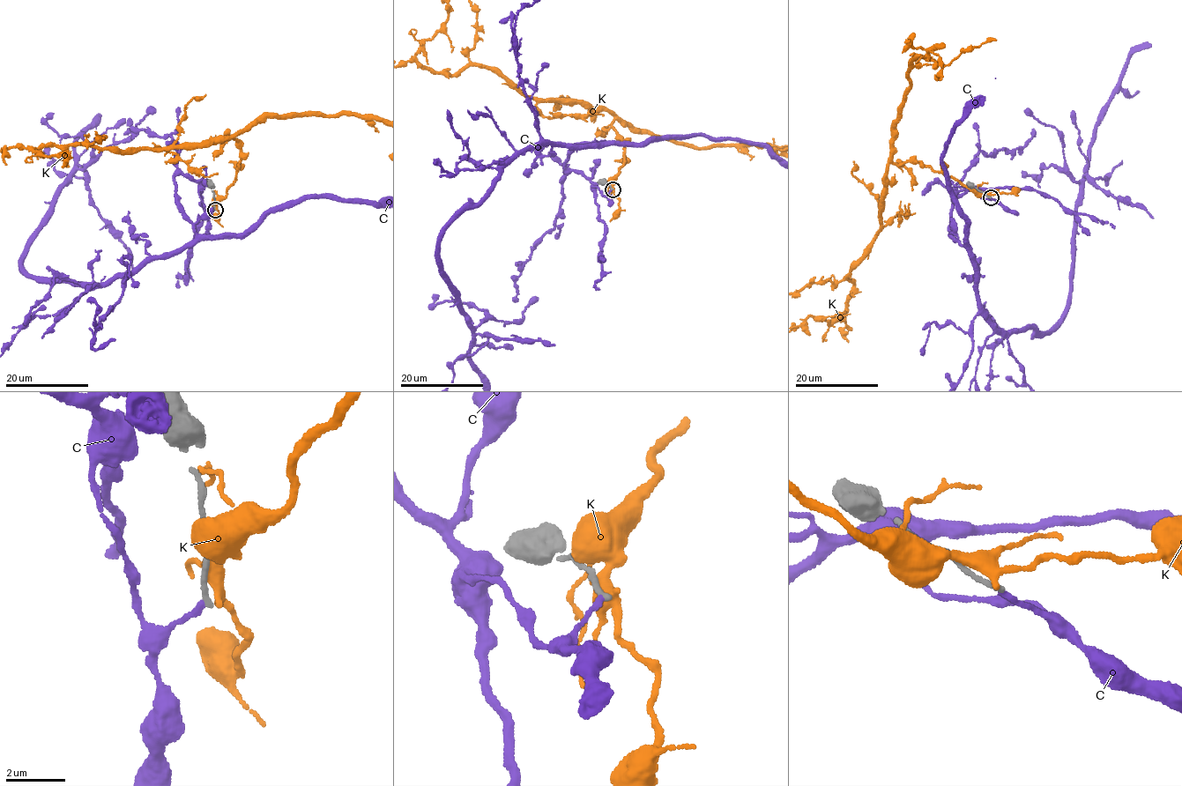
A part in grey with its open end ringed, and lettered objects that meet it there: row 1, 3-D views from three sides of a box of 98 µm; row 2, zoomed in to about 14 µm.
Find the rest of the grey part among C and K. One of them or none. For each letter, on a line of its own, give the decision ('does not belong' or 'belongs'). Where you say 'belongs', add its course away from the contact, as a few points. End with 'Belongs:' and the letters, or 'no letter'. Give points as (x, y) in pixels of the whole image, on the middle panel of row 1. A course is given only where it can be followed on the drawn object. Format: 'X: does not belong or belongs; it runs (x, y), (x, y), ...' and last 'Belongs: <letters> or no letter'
C: does not belong
K: does not belong
Belongs: no letter

